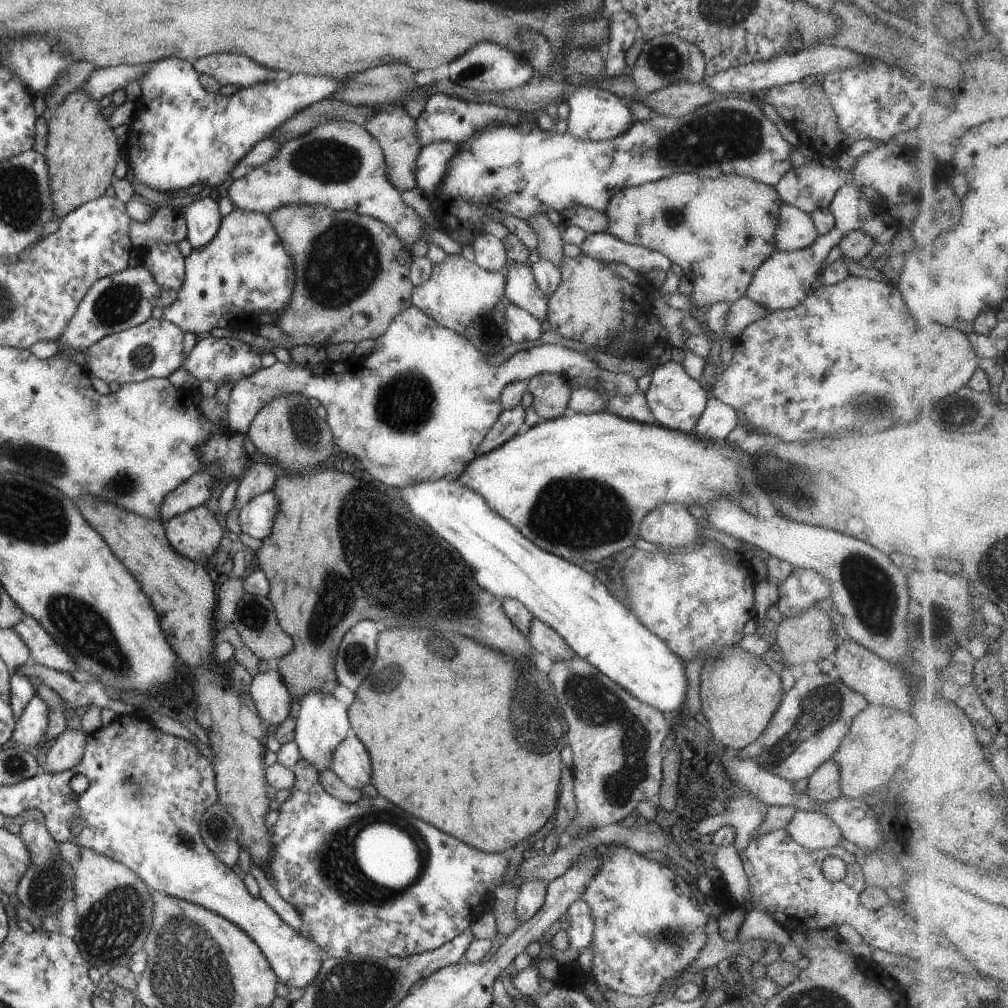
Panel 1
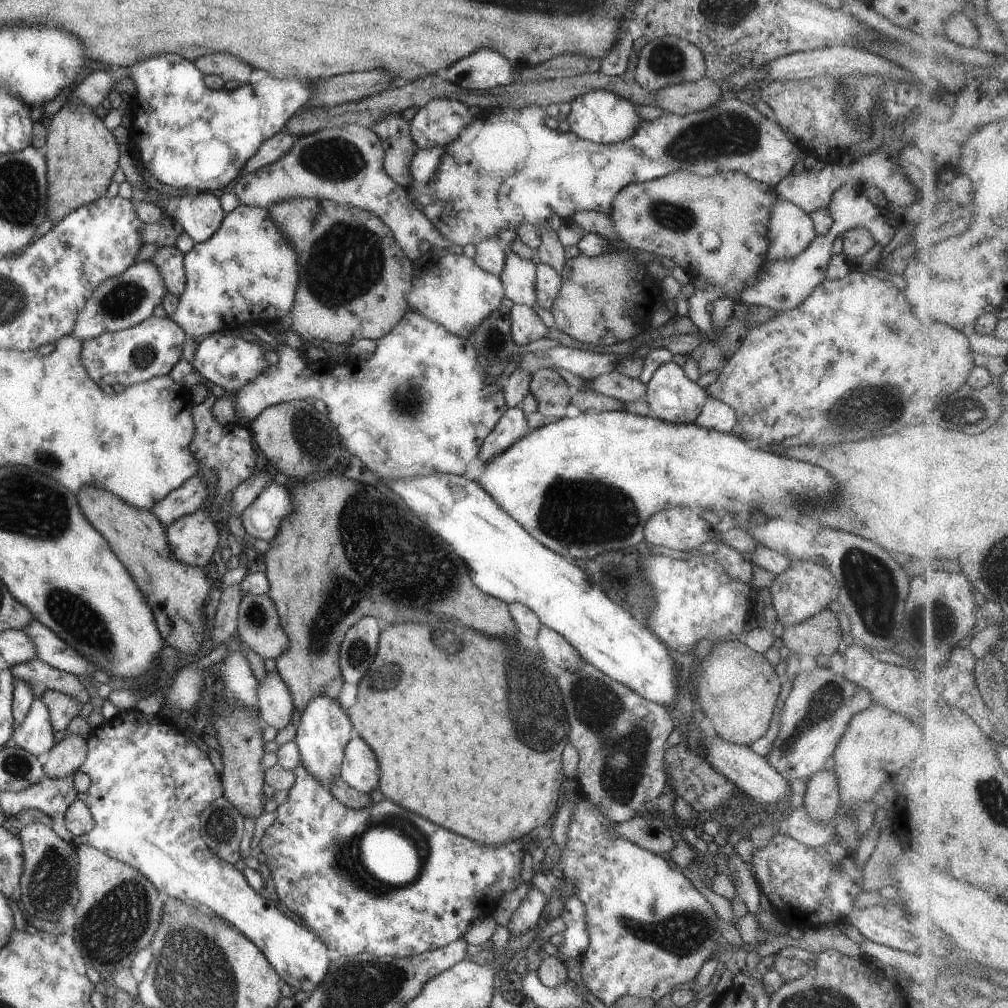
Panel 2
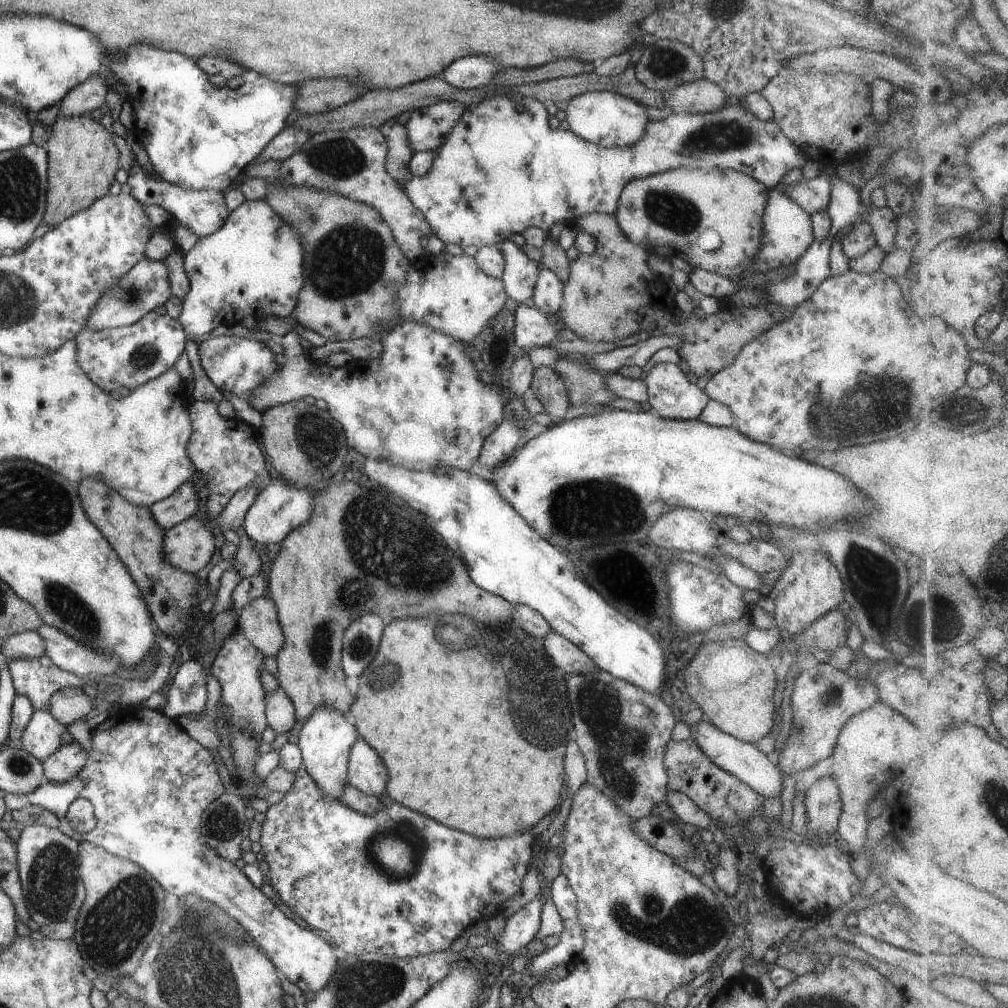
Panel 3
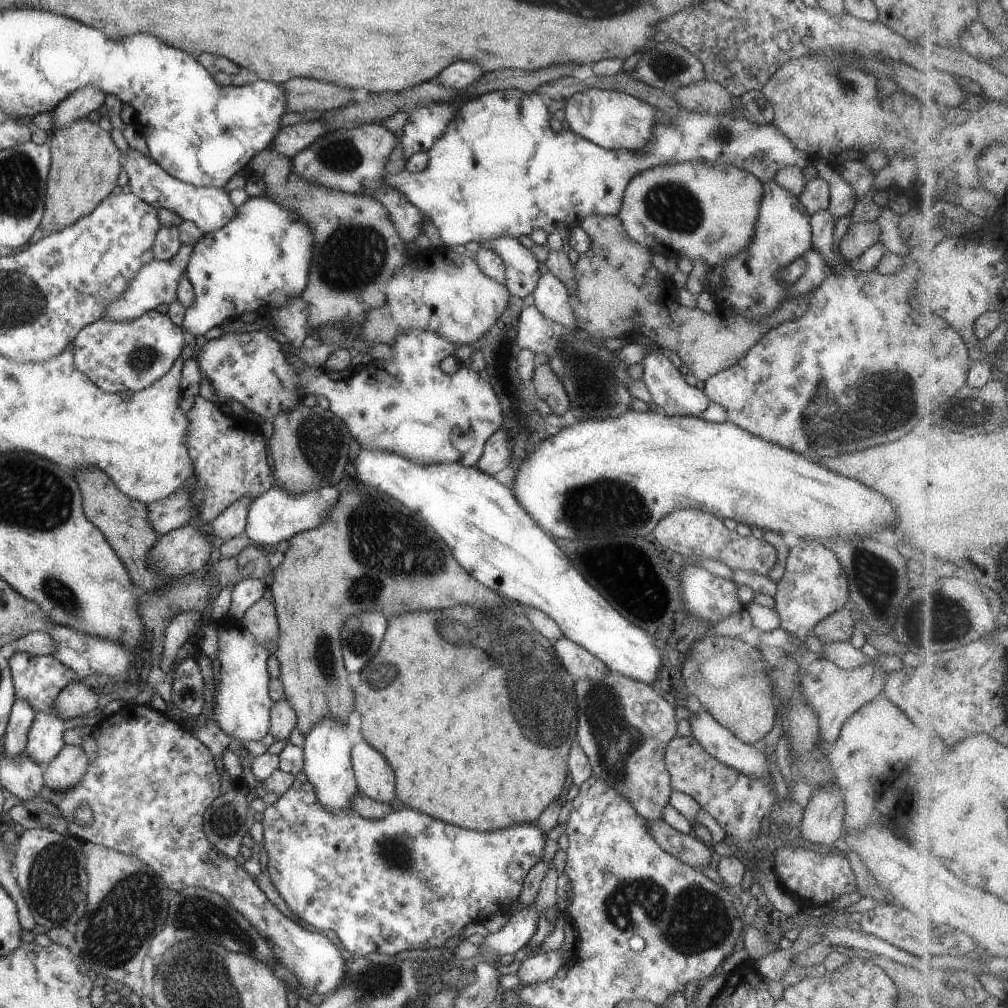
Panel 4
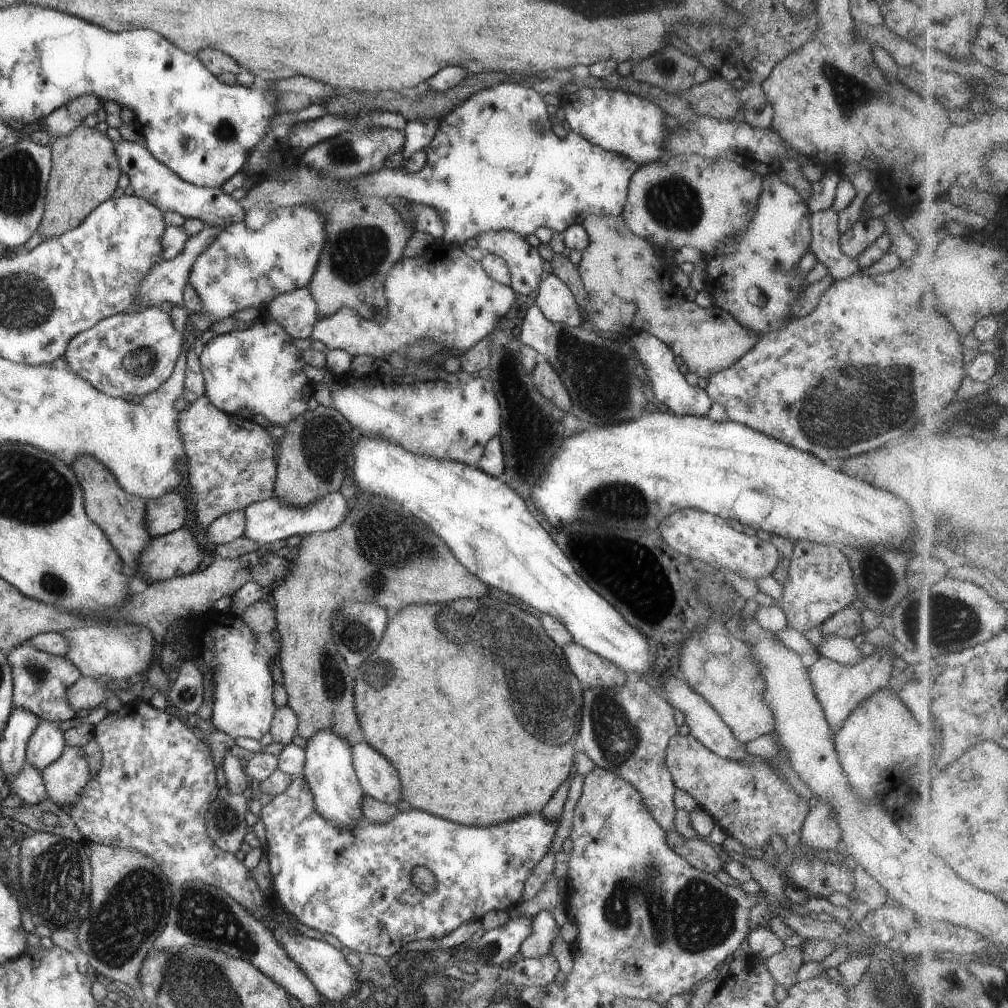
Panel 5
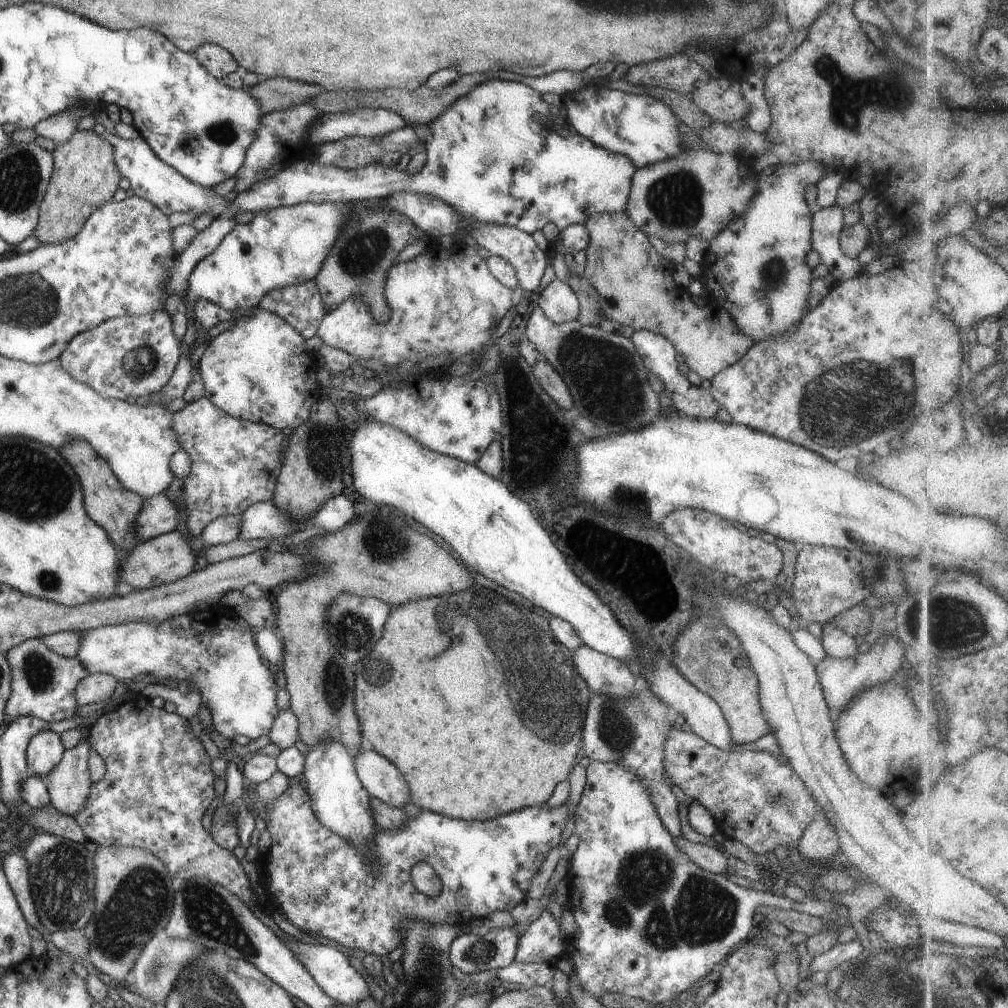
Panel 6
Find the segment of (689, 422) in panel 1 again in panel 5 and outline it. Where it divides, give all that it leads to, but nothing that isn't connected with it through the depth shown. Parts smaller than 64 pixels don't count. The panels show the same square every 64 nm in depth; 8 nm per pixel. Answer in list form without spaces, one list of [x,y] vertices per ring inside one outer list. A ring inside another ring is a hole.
[[[643,332],[630,334],[626,341],[634,350],[637,360],[644,366],[647,378],[651,382],[652,394],[662,403],[662,409],[669,410],[675,415],[705,417],[705,413],[714,402],[709,398],[705,389],[700,389],[697,385],[690,386],[685,381],[684,376],[677,369],[678,366],[675,365],[674,354],[664,342]]]

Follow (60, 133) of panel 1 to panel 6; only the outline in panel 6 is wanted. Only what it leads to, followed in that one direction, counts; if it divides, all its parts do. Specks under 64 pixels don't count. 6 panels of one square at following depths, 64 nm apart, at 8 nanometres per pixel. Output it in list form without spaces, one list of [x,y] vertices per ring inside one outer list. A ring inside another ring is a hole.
[[[93,130],[77,131],[52,150],[52,171],[39,205],[33,235],[41,244],[65,242],[73,238],[87,217],[102,204],[111,200],[117,190],[120,172],[114,163],[112,146]]]

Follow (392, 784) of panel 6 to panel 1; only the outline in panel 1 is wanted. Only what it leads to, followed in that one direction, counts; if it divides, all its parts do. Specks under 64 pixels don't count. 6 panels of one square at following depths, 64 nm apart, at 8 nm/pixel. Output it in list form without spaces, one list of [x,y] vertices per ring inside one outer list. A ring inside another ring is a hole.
[[[349,733],[334,750],[330,768],[344,785],[359,791],[369,784],[372,775],[371,761],[361,741]]]

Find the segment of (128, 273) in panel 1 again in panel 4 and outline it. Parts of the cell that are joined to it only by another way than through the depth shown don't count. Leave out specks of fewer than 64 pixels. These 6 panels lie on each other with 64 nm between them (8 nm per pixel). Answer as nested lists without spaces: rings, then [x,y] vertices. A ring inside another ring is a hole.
[[[181,243],[179,250],[169,260],[156,261],[153,259],[146,265],[141,266],[133,275],[121,296],[118,296],[106,306],[104,314],[99,319],[109,319],[110,321],[134,319],[140,317],[149,309],[154,309],[158,304],[165,303],[168,305],[170,302],[177,301],[176,284],[180,276],[185,273],[189,255],[194,250],[194,246],[195,244],[191,243]]]

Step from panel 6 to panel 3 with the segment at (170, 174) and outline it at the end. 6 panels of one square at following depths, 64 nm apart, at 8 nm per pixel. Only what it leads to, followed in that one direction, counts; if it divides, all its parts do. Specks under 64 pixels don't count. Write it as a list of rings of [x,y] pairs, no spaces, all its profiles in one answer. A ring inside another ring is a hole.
[[[135,159],[128,168],[126,182],[129,184],[130,195],[142,205],[157,204],[169,215],[192,230],[198,237],[204,237],[215,232],[227,218],[230,211],[225,207],[223,193],[213,189],[193,190],[176,184],[171,184],[159,177],[151,178],[147,172],[136,163]]]

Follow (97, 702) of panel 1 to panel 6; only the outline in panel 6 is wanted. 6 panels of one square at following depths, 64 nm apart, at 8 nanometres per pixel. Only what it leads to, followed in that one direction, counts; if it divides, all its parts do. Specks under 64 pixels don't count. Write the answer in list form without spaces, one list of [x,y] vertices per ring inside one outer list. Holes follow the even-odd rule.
[[[33,637],[4,652],[11,667],[12,689],[6,702],[5,724],[21,715],[31,715],[45,722],[54,723],[68,719],[77,707],[74,690],[77,683],[89,674],[88,670],[77,657],[64,657],[49,650],[42,638]]]

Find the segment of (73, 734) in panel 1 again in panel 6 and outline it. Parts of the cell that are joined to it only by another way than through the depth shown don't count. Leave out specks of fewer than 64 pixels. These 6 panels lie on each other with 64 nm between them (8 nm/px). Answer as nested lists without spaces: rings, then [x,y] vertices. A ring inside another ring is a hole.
[[[83,739],[73,748],[64,749],[61,760],[43,778],[50,798],[50,805],[65,816],[73,817],[83,808],[92,785],[87,770],[88,748],[88,741]]]

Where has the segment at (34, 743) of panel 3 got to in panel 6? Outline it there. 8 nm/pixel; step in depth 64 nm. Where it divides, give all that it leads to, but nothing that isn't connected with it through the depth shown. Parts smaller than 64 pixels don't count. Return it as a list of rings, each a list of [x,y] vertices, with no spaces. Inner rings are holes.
[[[53,731],[34,734],[25,749],[26,766],[30,774],[44,776],[61,760],[64,748],[60,736]]]

